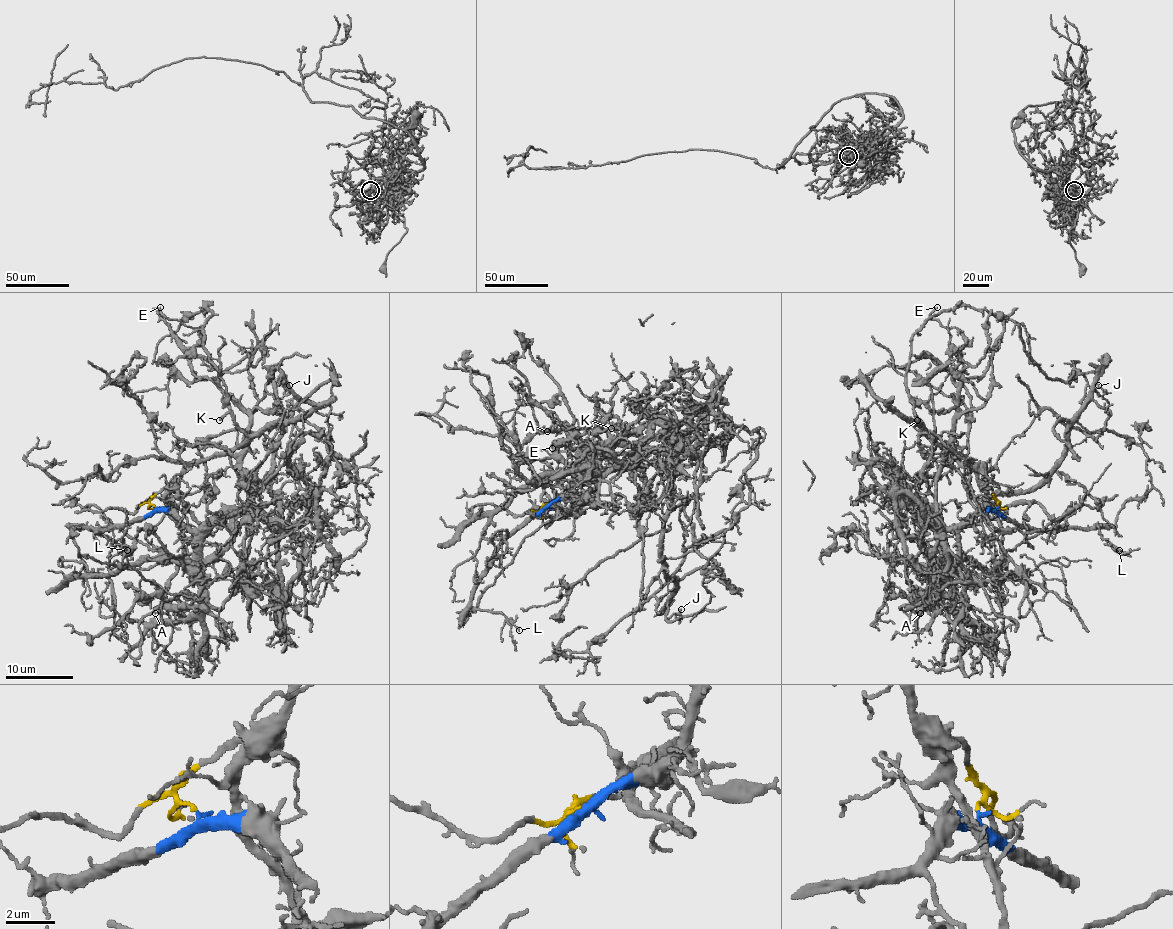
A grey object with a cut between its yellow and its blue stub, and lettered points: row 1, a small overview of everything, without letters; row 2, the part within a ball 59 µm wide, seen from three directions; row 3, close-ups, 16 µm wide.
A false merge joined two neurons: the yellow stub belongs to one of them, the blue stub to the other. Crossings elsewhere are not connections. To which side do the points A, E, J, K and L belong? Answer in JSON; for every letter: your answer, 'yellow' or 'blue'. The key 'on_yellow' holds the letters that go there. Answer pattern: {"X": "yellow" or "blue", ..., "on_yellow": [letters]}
{"A": "blue", "E": "blue", "J": "blue", "K": "yellow", "L": "blue", "on_yellow": ["K"]}

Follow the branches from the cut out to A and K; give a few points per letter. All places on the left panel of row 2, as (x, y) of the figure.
A: (154, 507), (170, 512), (197, 539), (197, 578), (176, 598), (165, 600), (154, 613)
K: (154, 505), (149, 502), (190, 466), (232, 452), (248, 437), (229, 413), (219, 420)

